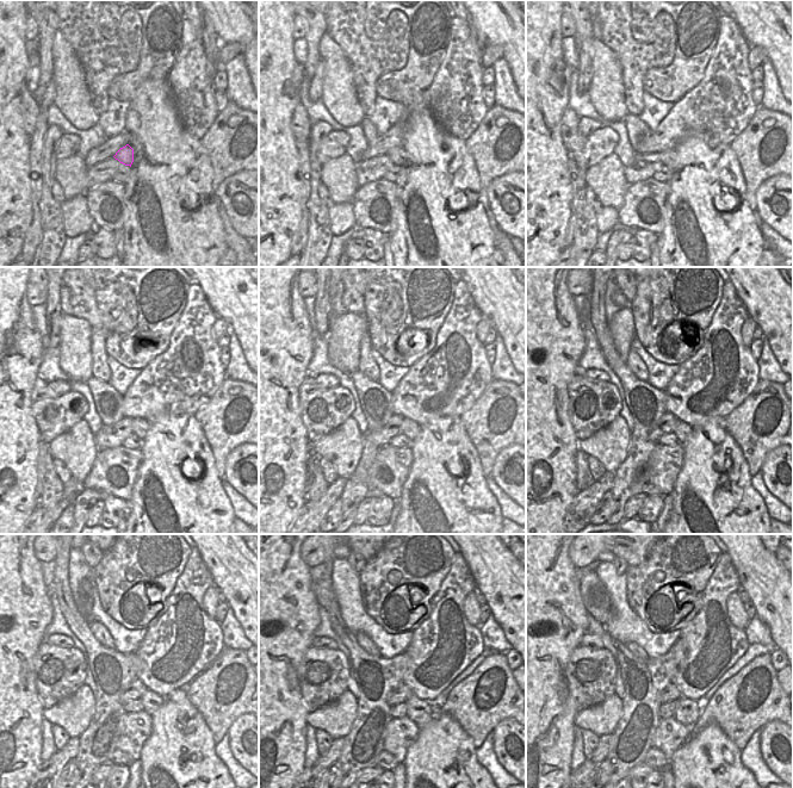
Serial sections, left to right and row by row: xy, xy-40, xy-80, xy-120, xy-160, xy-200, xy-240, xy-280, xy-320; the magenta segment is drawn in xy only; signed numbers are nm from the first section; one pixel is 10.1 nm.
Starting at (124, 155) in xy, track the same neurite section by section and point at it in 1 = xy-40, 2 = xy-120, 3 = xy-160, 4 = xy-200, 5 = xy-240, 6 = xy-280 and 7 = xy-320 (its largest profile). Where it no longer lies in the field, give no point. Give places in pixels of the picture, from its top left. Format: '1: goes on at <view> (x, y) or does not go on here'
1: goes on at xy-40 (397, 155)
2: goes on at xy-120 (140, 426)
3: goes on at xy-160 (409, 427)
4: goes on at xy-200 (682, 430)
5: goes on at xy-240 (150, 701)
6: goes on at xy-280 (420, 711)
7: goes on at xy-320 (687, 712)

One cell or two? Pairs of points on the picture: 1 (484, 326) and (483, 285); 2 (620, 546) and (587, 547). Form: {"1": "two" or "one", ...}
{"1": "two", "2": "one"}

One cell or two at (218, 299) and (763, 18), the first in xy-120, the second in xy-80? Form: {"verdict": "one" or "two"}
{"verdict": "one"}

